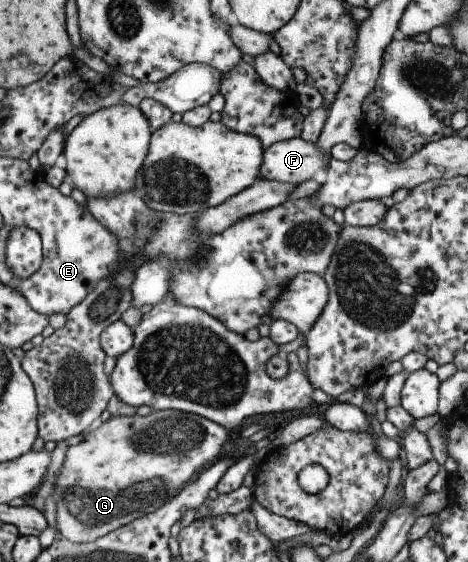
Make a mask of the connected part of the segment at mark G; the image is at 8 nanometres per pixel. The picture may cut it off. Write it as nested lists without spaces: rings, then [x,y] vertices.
[[[154,410],[146,416],[111,415],[96,429],[86,431],[83,440],[69,446],[51,490],[58,536],[74,543],[91,542],[133,519],[158,509],[204,466],[220,456],[227,430],[205,417],[178,410]]]

